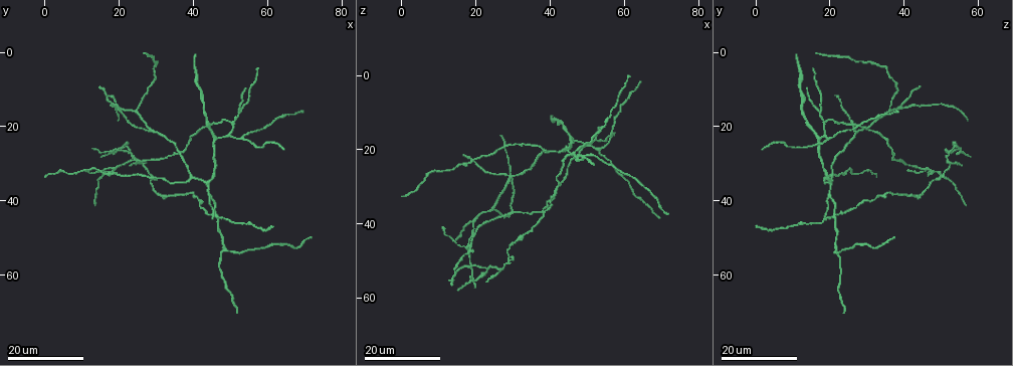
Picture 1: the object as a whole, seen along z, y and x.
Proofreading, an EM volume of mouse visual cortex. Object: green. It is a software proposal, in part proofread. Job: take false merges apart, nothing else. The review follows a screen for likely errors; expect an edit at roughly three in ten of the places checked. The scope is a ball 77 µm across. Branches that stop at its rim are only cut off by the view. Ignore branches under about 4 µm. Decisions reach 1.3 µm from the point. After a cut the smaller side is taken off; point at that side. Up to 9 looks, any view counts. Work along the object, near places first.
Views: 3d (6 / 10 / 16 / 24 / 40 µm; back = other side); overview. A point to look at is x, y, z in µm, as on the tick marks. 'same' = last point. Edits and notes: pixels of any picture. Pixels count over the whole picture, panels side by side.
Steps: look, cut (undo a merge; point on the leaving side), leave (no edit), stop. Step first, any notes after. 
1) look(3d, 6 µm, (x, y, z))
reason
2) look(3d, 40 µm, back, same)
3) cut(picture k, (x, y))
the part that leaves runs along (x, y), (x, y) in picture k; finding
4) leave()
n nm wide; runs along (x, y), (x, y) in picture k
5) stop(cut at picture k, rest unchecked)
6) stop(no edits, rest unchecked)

look(3d, 24 µm, (45.0, 39.0, 20.0))
a fork

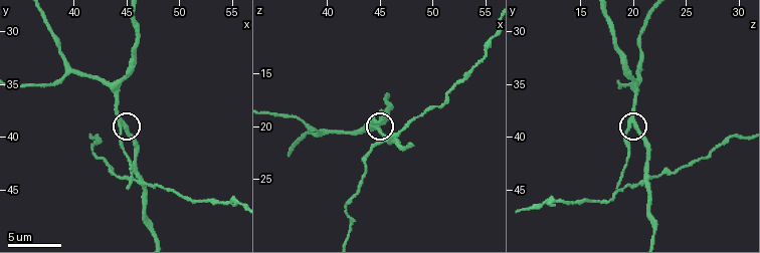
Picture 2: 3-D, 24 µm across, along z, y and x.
look(3d, 6 µm, (44.6, 38.8, 19.8))

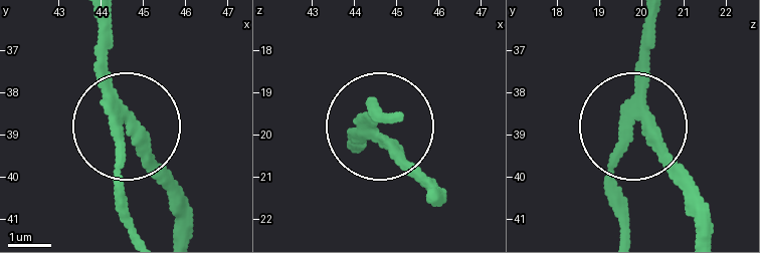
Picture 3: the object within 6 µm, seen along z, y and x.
cut(picture 3, (121, 182))
the part that leaves runs along (113, 129), (135, 233) in picture 3; a second cell is stuck on

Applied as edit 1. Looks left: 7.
look(3d, 16 µm, (53.5, 23.0, 20.5))
three-way junction

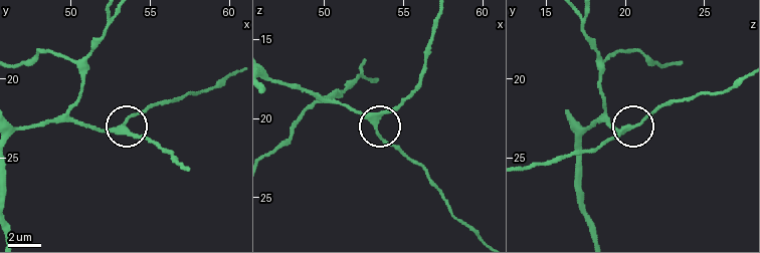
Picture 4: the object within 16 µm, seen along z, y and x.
look(3d, 6 µm, (53.2, 23.1, 20.4))

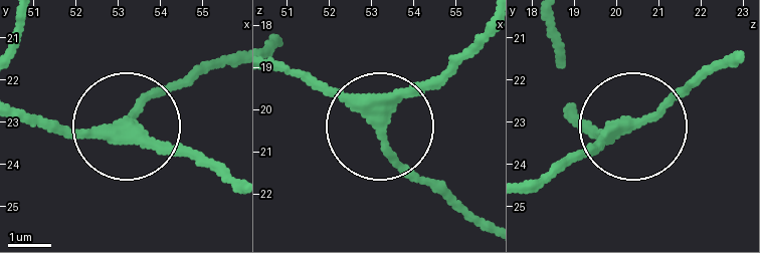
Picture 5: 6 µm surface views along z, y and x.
leave()
250 nm wide; runs along (566, 118), (623, 129), (548, 180) in picture 5; all the same cell

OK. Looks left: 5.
look(3d, 24 µm, (52.5, 15.5, 17.5))
three-way junction

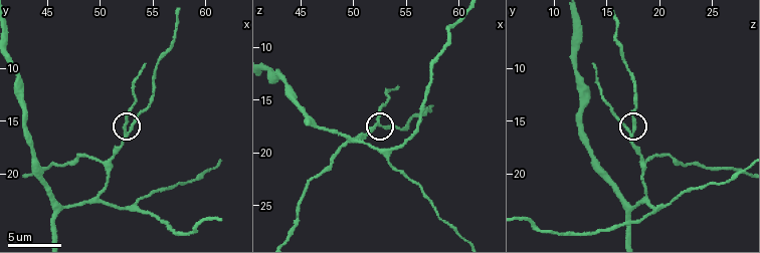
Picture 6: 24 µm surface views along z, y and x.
look(3d, 10 µm, (52.6, 16.0, 17.0))

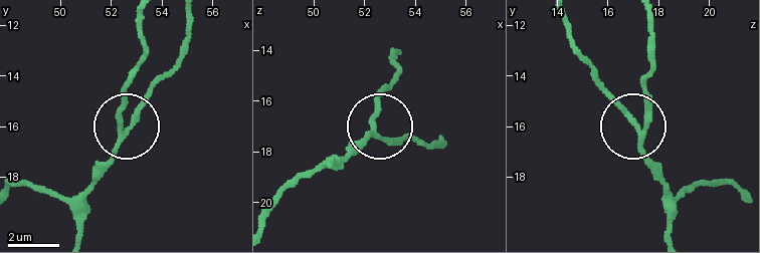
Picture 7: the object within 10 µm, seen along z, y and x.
cut(picture 7, (122, 98))
190 nm wide; the part that leaves runs along (117, 123), (128, 74), (143, 48), (143, 16) in picture 7; a second cell is stuck on

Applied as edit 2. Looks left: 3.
look(3d, 10 µm, (39.4, 33.8, 20.4))
arms part here

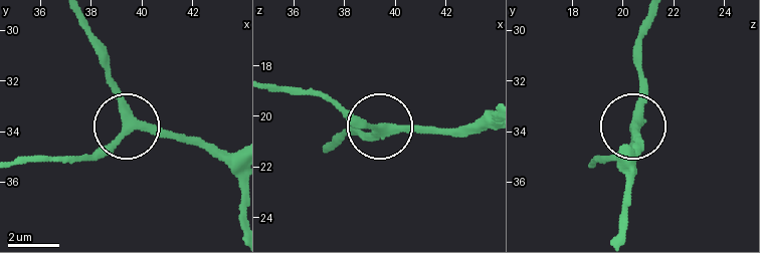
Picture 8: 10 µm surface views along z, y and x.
look(3d, 10 µm, back, (39.4, 33.8, 20.5))

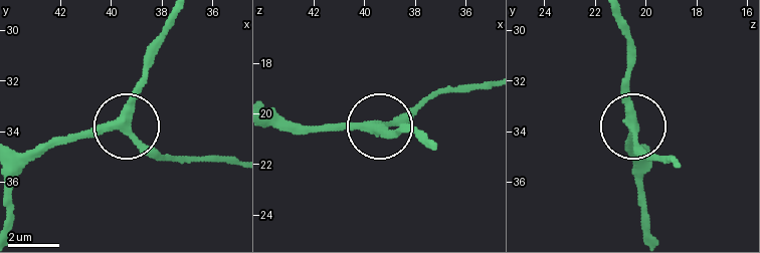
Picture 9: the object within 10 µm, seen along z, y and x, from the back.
leave()
runs along (22, 153), (35, 155), (107, 130), (126, 130), (169, 160) in picture 9; continuous, no second cell

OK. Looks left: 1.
stop(cut at picture 3, cut at picture 7, rest unchecked)

